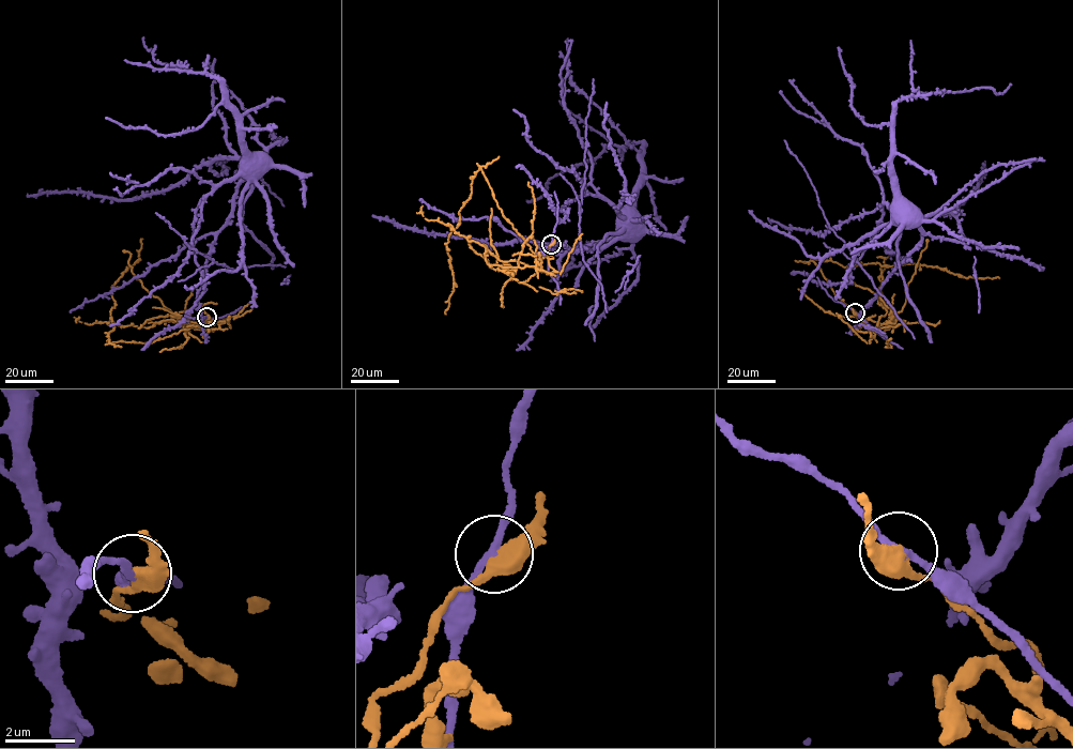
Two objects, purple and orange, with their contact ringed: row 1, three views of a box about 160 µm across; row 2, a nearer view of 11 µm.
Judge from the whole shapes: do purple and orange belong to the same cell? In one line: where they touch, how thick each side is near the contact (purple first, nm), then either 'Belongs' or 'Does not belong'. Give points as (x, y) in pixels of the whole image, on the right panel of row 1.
Place: (855, 312). Thickness 200 nm (purple) against 440 nm. Does not belong

